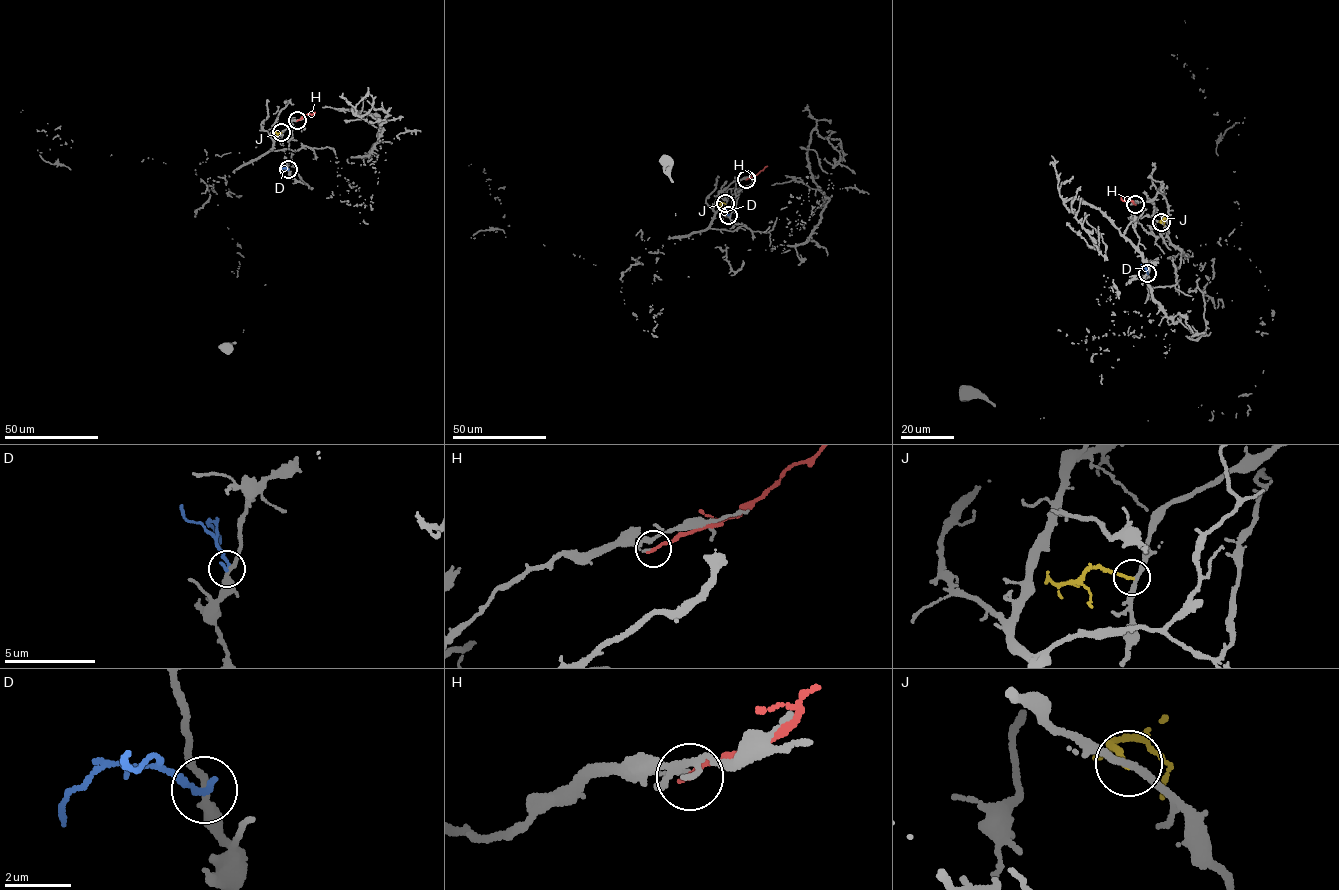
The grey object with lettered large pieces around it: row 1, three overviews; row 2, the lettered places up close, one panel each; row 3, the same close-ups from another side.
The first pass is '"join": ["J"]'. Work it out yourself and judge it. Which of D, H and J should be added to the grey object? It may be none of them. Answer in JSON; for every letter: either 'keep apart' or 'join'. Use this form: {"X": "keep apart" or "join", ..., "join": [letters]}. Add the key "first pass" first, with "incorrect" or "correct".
{"first pass": "incorrect", "D": "keep apart", "H": "keep apart", "J": "keep apart", "join": []}

